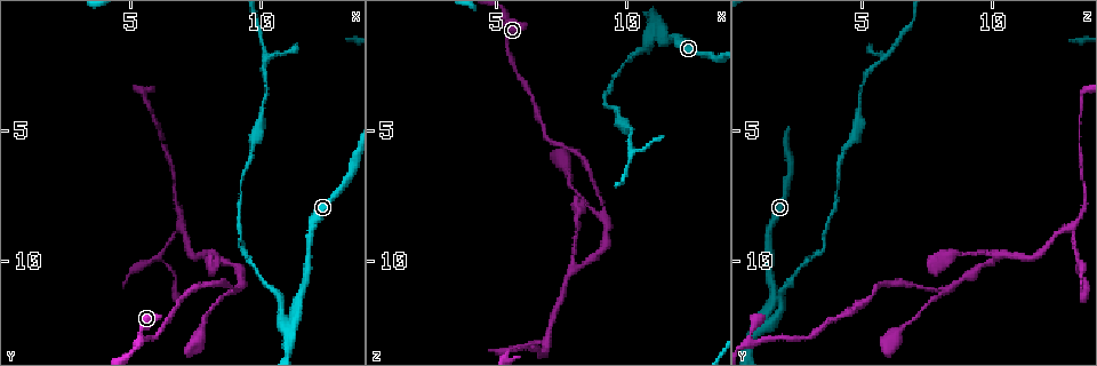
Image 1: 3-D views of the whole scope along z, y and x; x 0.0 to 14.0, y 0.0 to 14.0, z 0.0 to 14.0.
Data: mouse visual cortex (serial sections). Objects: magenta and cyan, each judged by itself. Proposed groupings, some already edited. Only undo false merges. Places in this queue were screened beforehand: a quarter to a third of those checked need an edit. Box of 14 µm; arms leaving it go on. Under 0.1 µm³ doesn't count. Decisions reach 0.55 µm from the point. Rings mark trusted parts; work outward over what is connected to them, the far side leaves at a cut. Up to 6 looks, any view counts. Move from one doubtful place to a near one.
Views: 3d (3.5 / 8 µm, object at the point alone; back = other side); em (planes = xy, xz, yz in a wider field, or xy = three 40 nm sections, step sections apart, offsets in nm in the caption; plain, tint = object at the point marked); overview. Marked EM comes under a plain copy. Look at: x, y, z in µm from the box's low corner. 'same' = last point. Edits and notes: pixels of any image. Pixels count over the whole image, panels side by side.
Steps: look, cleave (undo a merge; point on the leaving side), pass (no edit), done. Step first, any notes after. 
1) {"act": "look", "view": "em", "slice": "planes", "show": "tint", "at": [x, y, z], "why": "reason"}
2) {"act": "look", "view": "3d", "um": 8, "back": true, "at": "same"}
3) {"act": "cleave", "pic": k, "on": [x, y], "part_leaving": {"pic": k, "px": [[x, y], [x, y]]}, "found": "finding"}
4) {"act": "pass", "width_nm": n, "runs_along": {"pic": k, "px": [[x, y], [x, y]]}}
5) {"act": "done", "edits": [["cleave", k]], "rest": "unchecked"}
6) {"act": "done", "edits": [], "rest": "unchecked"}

{"act": "look", "view": "3d", "um": 3.5, "at": [11.3, 12.1, 1.2], "why": "sharp bend"}

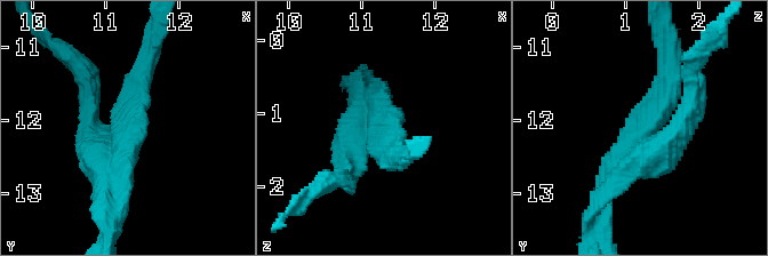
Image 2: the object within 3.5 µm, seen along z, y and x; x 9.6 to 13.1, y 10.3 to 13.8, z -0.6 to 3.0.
{"act": "look", "view": "em", "slice": "planes", "show": "tint", "at": [11.30, 12.15, 1.25]}

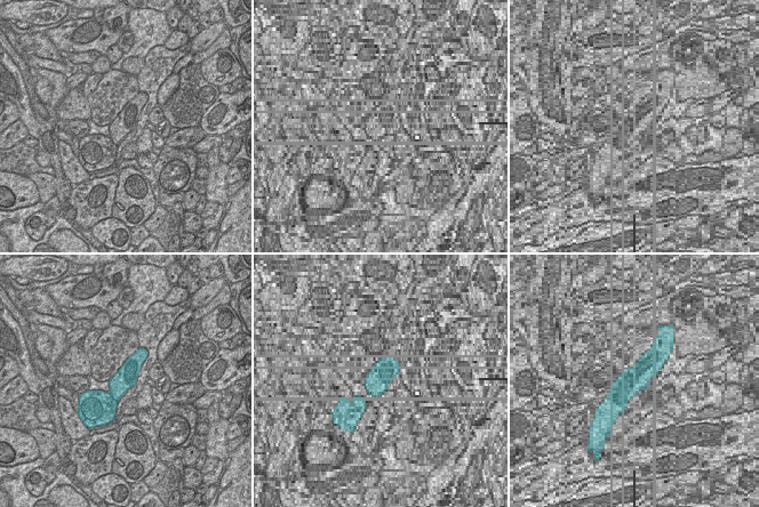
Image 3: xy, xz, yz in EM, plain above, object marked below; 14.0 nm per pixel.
{"act": "look", "view": "em", "slice": "xy", "step": 1, "show": "tint", "at": "same", "why": "cut it another way"}

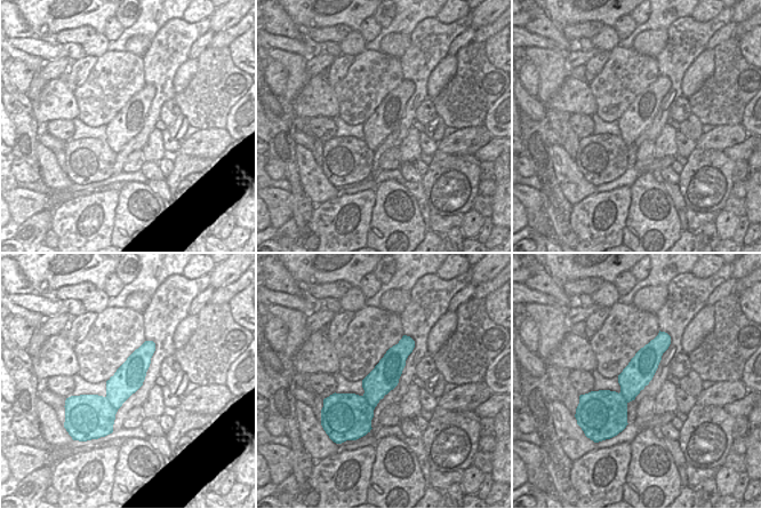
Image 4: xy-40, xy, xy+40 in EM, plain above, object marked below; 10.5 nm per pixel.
{"act": "cleave", "pic": 2, "on": [657, 162], "border": {"pic": 4, "px": [[106, 396], [110, 404], [117, 411]]}, "found": "two cells meet here"}

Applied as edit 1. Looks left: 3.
{"act": "look", "view": "overview", "why": "redraw"}

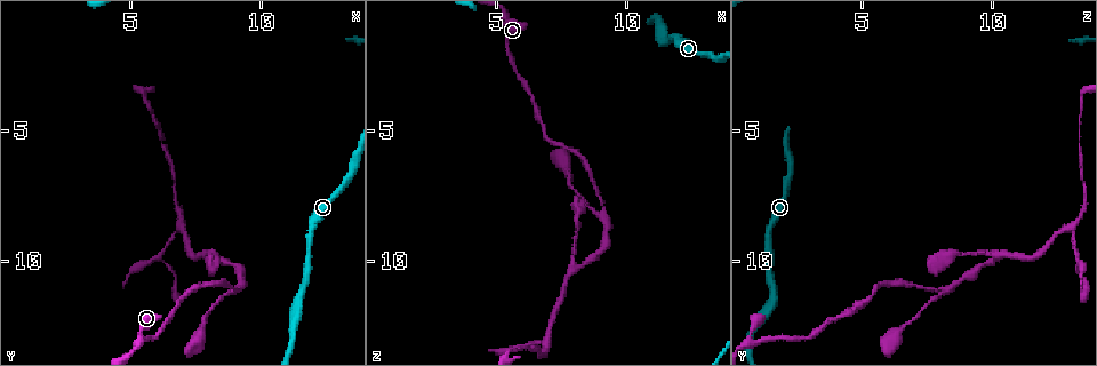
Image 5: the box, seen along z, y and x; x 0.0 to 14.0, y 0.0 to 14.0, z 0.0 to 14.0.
{"act": "look", "view": "3d", "um": 3.5, "at": [9.1, 11.0, 8.2], "why": "sharp bend"}

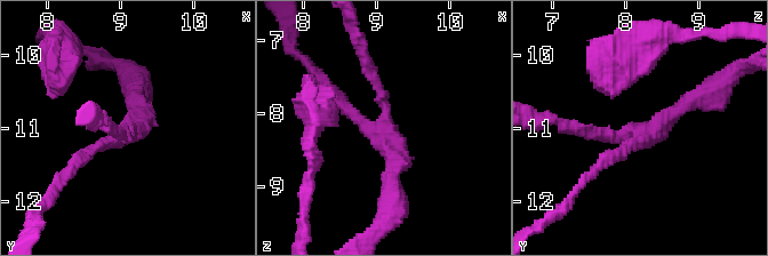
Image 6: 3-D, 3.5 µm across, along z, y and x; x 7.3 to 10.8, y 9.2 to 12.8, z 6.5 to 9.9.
{"act": "look", "view": "em", "slice": "planes", "show": "tint", "at": [9.15, 11.05, 8.20], "arms": 3, "arm_widths_nm": [150, 200, 200], "why": "shape alone is not enough"}

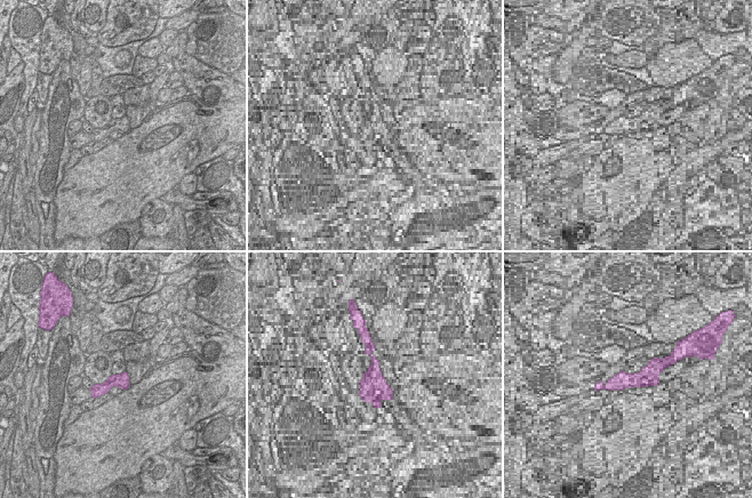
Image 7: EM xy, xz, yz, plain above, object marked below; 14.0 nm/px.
{"act": "pass", "runs_along": {"pic": 6, "px": [[570, 129], [649, 133], [700, 97]]}, "found": "all the same cell"}

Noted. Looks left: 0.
{"act": "done", "edits": [["cleave", 2]], "rest": "unchecked"}

